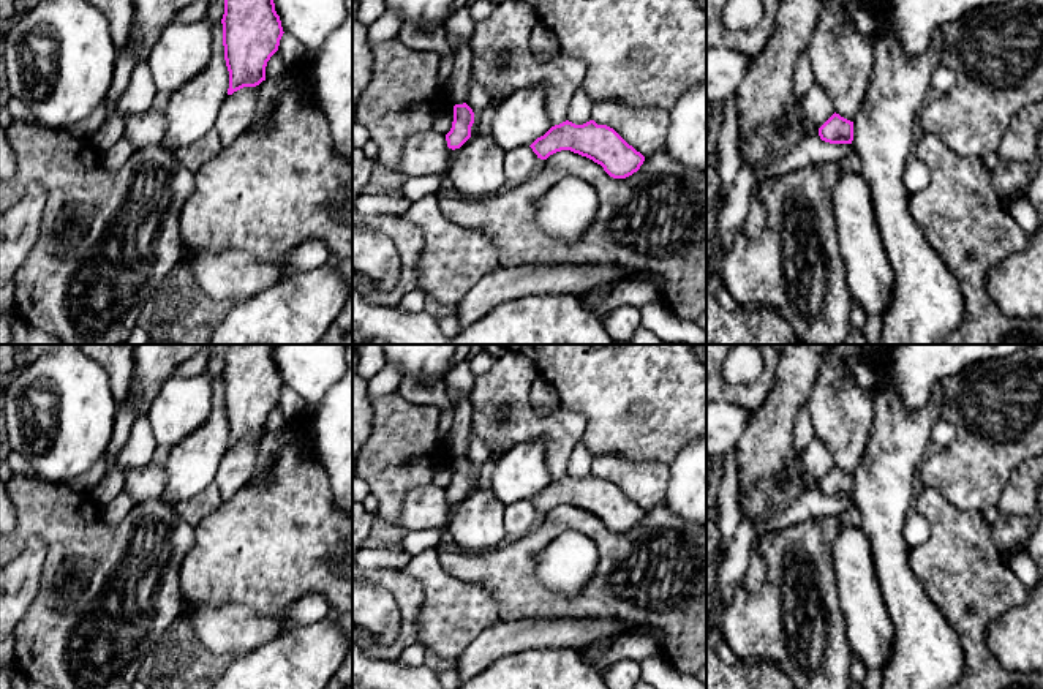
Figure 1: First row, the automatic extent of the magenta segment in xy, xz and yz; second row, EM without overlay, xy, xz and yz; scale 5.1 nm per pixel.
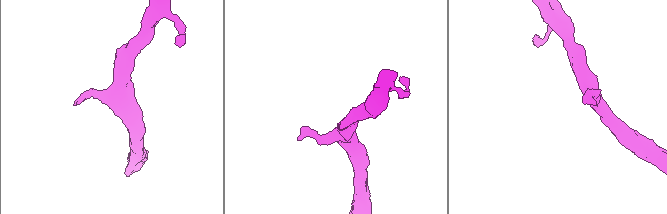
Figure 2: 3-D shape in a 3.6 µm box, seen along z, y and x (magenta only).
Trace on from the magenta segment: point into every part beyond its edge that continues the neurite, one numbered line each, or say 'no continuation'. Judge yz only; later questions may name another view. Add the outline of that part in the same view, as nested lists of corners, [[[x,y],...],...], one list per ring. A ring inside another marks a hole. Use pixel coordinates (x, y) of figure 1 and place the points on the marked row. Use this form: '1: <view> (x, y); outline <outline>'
no continuation

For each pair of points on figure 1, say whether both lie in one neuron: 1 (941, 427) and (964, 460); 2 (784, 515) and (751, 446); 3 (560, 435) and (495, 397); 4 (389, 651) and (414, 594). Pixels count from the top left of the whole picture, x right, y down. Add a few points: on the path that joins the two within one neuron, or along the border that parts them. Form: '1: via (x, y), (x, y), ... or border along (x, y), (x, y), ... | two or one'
1: border along (942, 417), (953, 427), (955, 436), (933, 448) | two
2: border along (805, 493), (760, 519), (745, 517) | two
3: via (544, 427), (534, 425), (511, 402) | one
4: via (403, 639), (408, 634), (408, 609) | one

